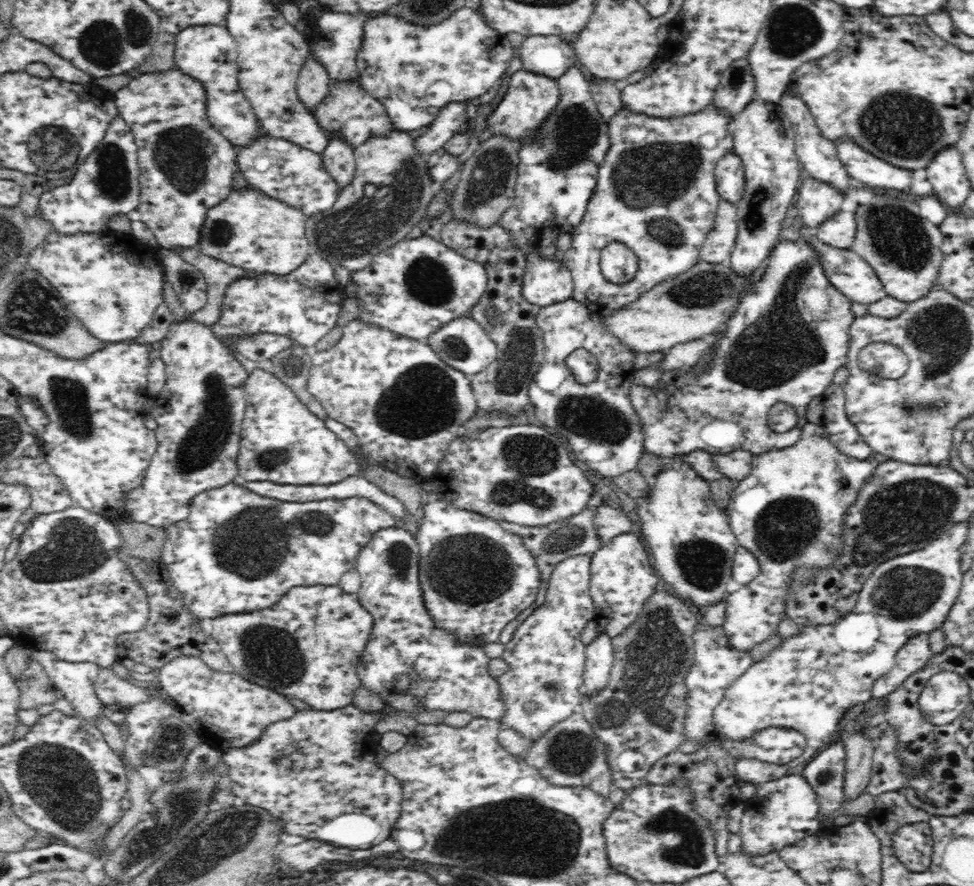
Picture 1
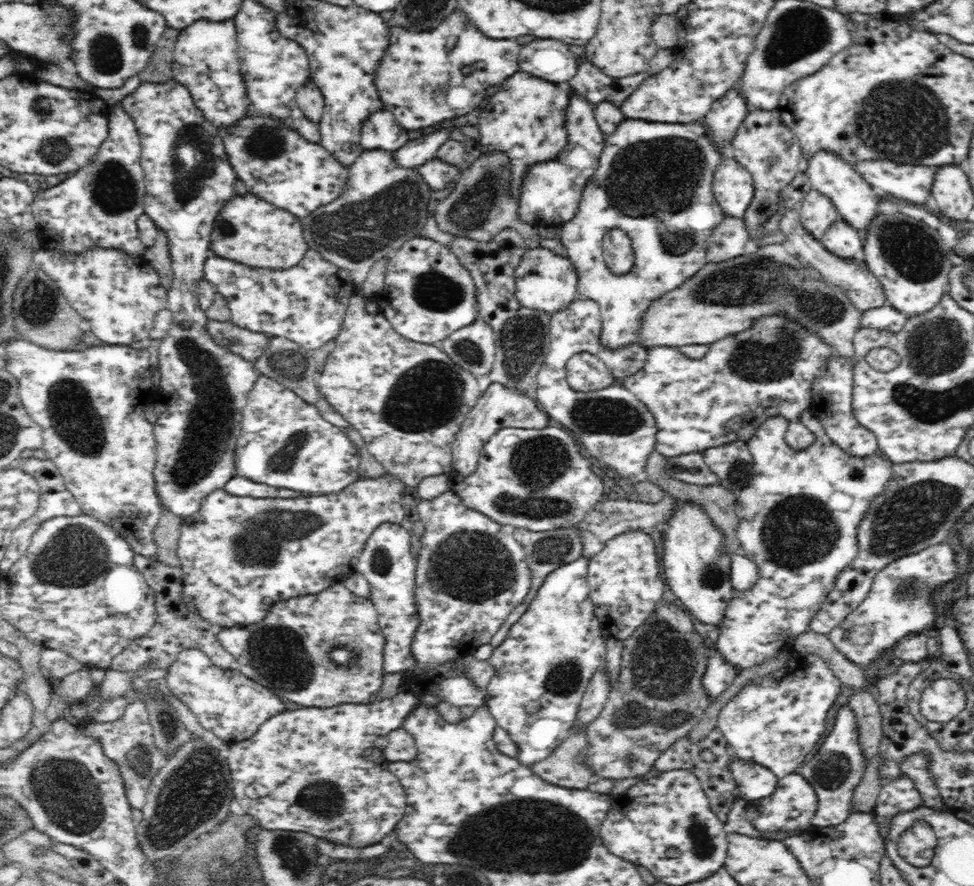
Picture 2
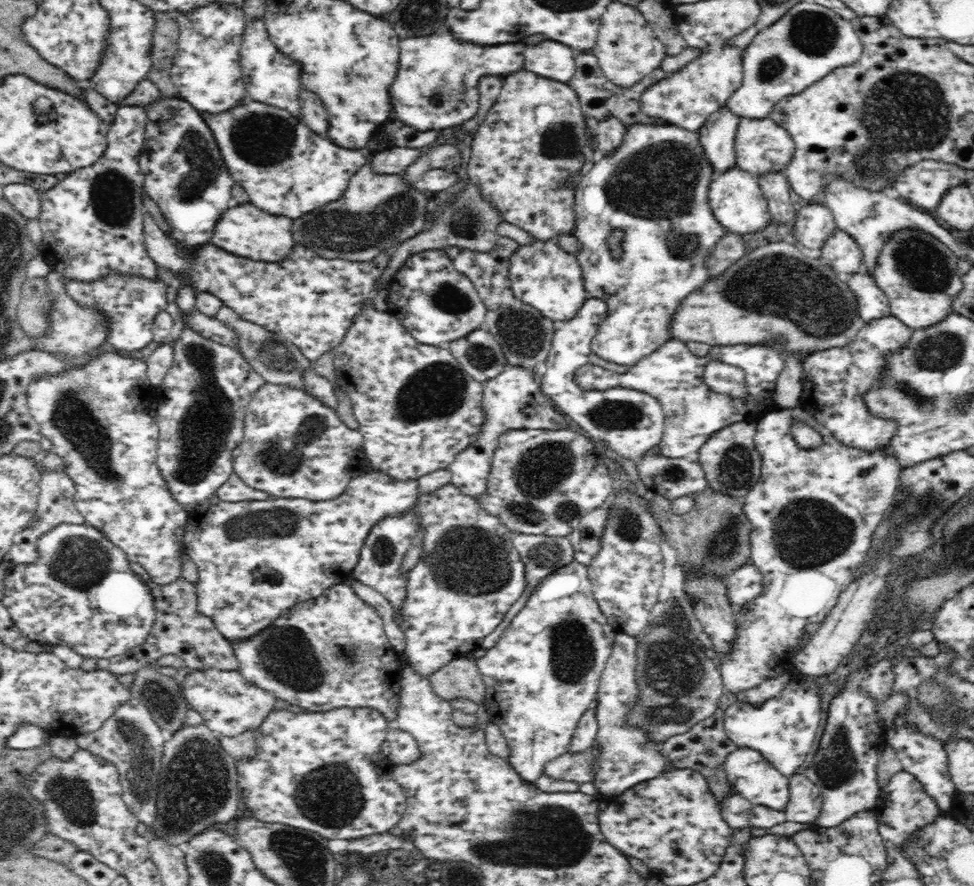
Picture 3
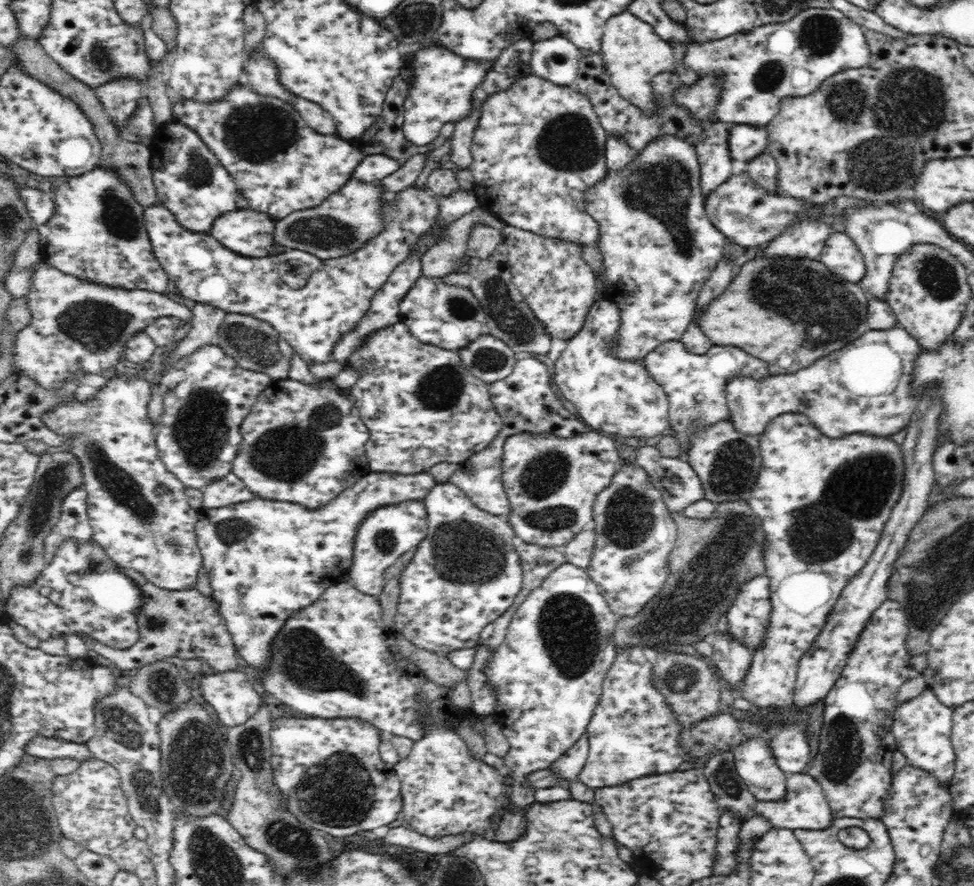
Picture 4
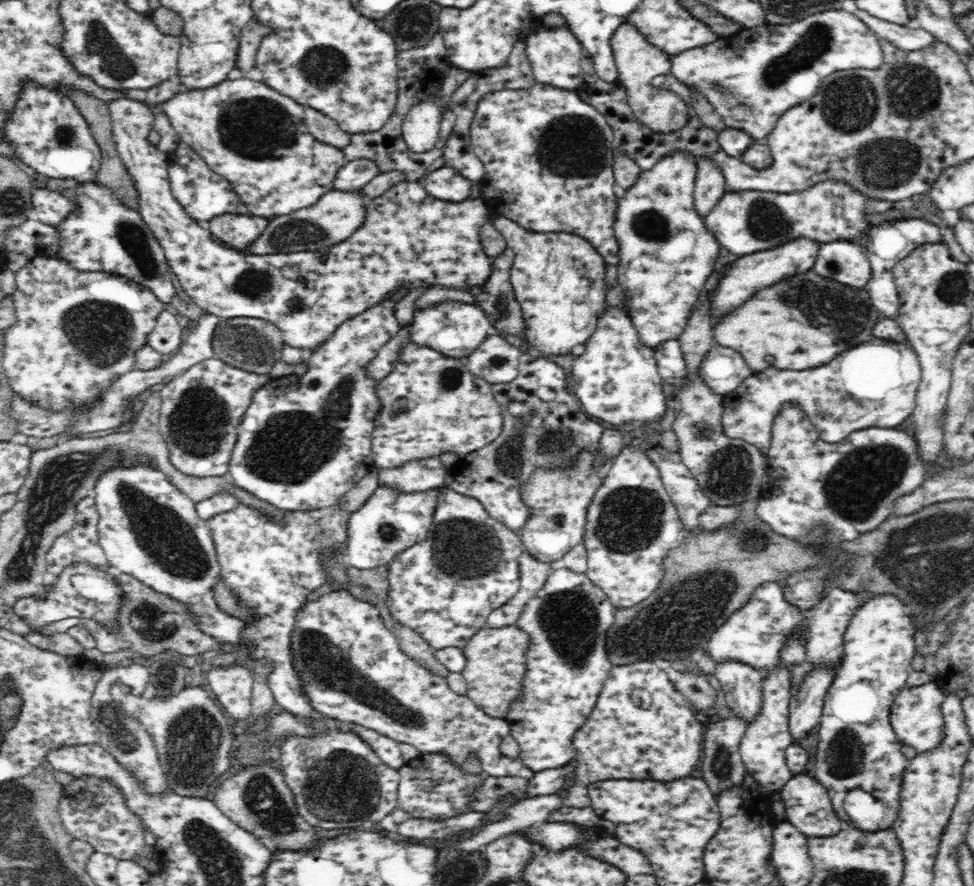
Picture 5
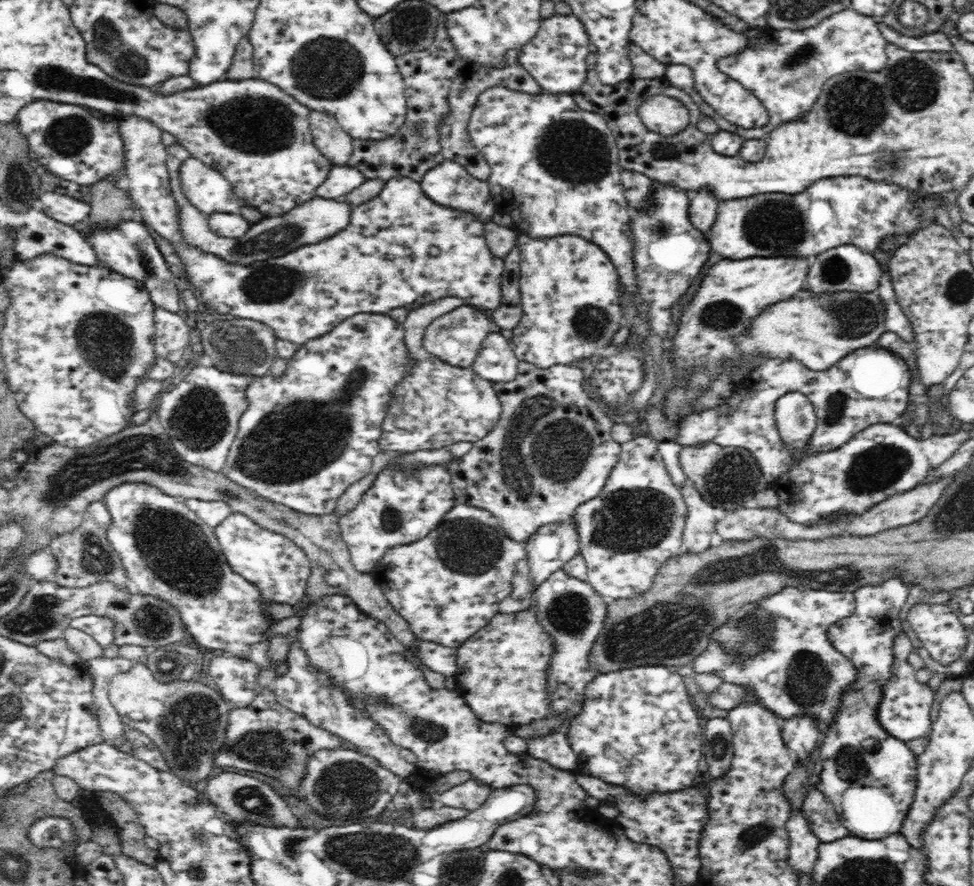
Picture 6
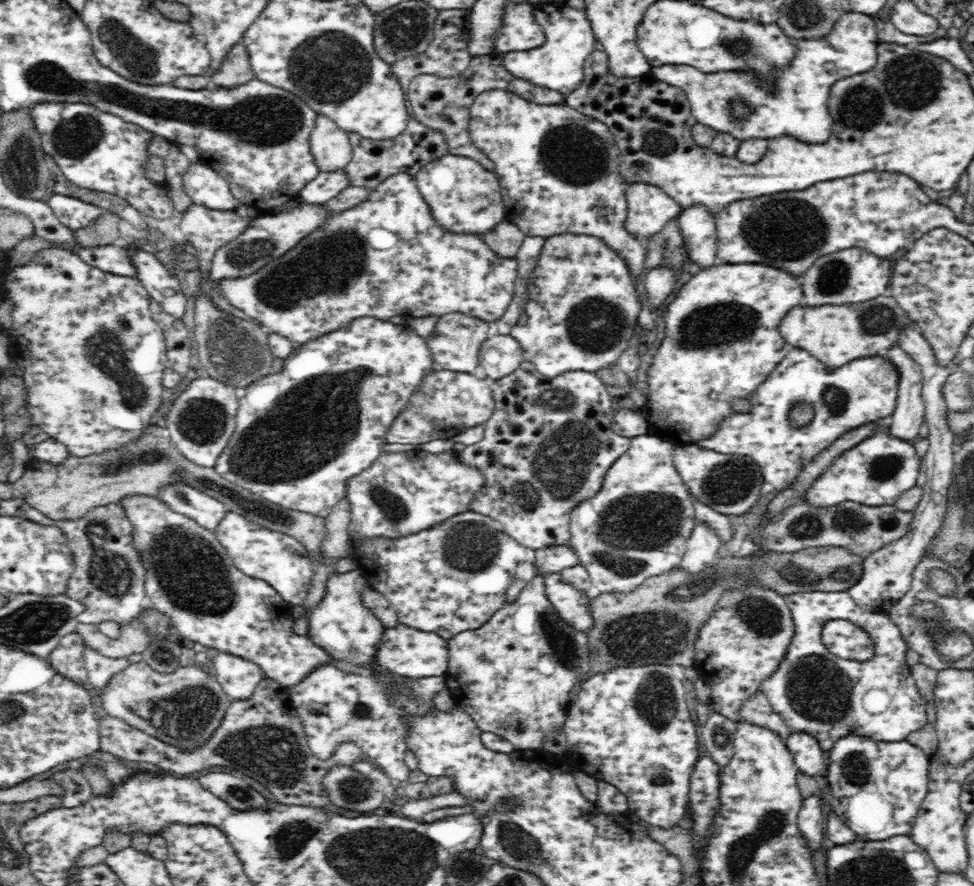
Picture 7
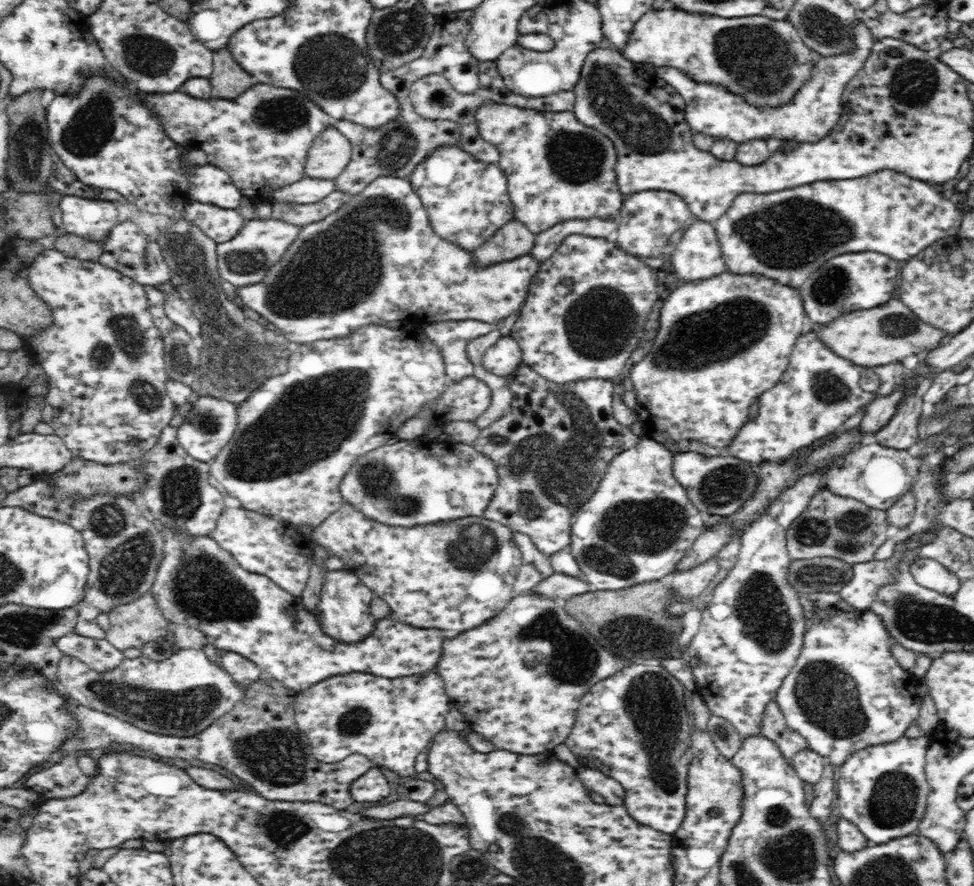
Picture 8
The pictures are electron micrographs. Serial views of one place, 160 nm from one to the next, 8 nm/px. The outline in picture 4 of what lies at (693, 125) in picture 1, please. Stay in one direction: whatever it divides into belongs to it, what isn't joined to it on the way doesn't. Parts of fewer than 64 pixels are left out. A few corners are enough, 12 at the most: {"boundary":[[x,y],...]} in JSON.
{"boundary":[[661,134],[584,209],[609,354],[681,341],[726,253],[695,145]]}

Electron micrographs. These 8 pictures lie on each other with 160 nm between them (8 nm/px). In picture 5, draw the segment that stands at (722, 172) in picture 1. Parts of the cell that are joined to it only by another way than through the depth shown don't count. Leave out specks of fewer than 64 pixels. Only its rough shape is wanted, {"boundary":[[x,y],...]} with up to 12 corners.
{"boundary":[[844,181],[726,190],[703,217],[740,256],[807,236],[860,238],[867,198]]}

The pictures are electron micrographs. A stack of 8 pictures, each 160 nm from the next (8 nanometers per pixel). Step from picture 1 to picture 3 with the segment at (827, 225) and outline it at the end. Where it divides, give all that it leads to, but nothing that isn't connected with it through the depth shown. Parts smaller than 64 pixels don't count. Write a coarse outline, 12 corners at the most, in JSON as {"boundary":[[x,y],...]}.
{"boundary":[[848,232],[828,236],[822,257],[837,272],[860,270],[863,252]]}

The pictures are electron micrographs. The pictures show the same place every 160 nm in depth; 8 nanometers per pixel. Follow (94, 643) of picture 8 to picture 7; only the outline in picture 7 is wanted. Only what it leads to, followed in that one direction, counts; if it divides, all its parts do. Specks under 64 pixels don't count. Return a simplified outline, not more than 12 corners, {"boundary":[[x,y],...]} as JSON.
{"boundary":[[85,647],[88,682],[97,692],[93,702],[102,715],[100,695],[111,678],[129,664]]}

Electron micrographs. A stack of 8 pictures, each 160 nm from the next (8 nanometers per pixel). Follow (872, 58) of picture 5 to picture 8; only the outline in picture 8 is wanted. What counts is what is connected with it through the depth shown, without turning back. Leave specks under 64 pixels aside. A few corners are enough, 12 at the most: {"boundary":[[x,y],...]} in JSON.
{"boundary":[[858,18],[852,48],[817,54],[782,106],[750,104],[672,67],[654,74],[685,100],[694,132],[736,143],[820,142],[876,42]]}

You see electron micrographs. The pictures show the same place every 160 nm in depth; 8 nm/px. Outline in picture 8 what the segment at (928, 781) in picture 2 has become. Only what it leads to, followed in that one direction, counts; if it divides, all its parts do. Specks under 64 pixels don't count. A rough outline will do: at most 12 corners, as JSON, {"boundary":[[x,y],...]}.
{"boundary":[[802,593],[773,699],[836,766],[916,725],[882,617]]}

